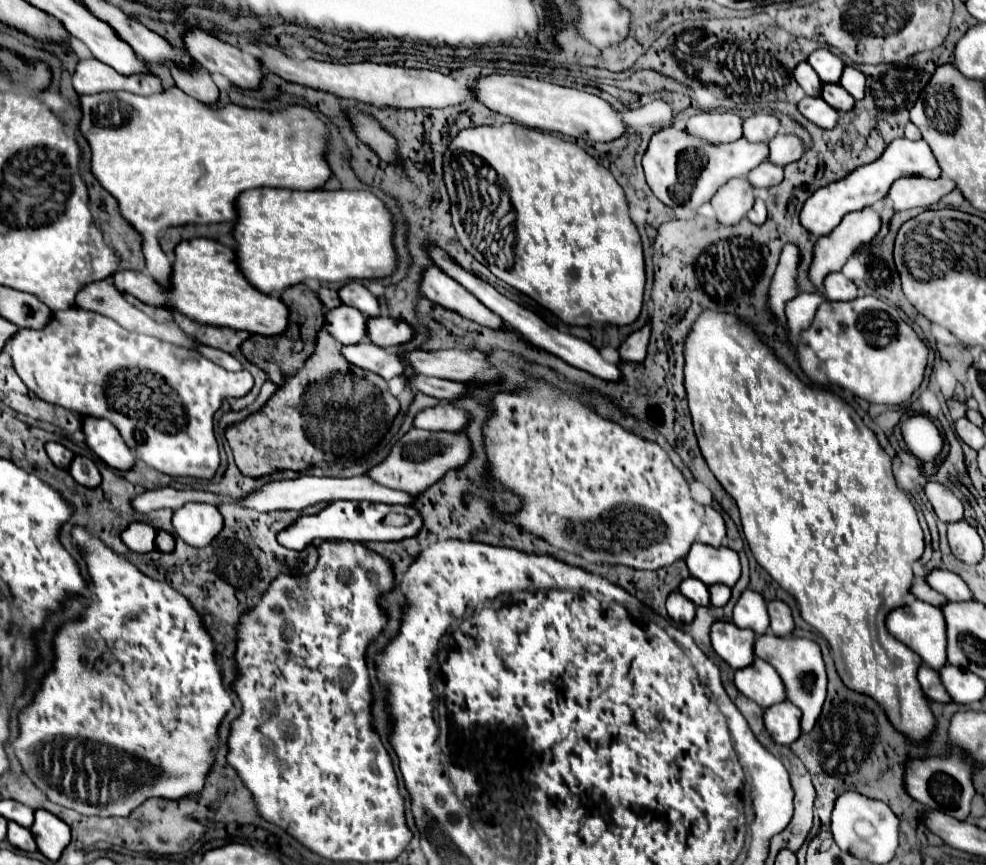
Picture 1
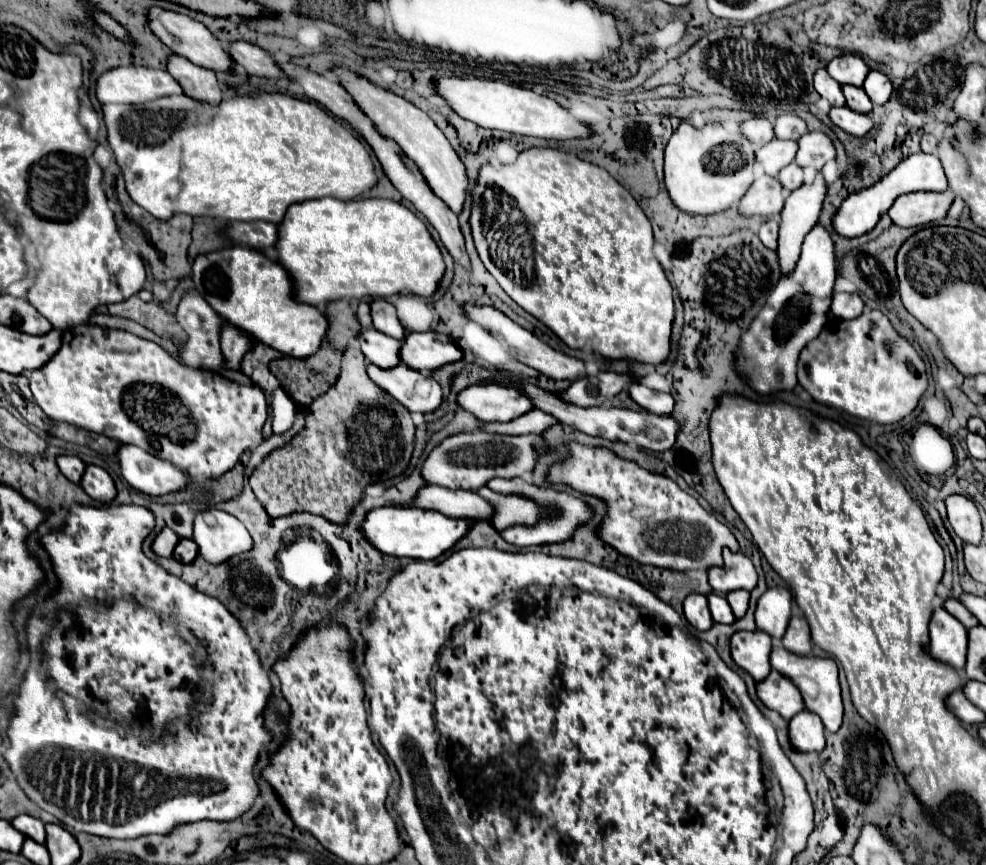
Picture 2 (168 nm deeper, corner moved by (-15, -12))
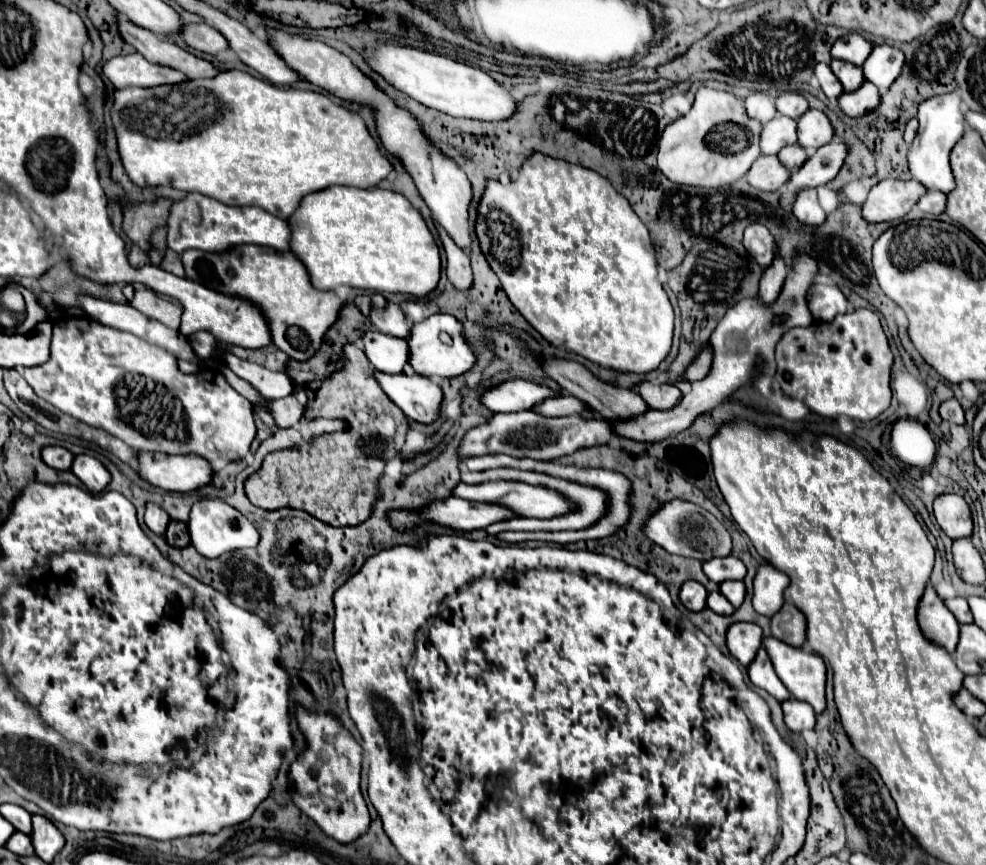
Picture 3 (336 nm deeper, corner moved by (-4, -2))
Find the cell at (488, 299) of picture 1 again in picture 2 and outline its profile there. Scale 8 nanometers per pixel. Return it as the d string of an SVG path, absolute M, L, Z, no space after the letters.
M631 384L629 396L645 410L653 414L671 414L673 410L673 398L667 392L657 392L647 388L645 384Z

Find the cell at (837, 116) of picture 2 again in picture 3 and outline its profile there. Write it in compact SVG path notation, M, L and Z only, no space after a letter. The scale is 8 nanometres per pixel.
M864 80L864 84L856 92L844 92L838 98L838 106L848 116L864 116L872 112L880 104L880 90L872 86L872 82Z

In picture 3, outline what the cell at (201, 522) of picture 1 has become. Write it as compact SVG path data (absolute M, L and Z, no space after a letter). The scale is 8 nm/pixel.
M198 500L192 506L190 520L188 520L188 532L192 538L192 544L196 550L206 558L218 558L224 552L240 550L240 548L254 548L260 542L260 534L254 528L254 524L240 514L236 508L222 500Z

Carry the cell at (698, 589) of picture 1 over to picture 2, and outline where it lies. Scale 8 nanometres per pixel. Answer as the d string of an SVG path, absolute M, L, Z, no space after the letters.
M711 592L711 594L707 594L707 602L709 602L709 610L711 610L711 616L713 616L713 622L721 622L721 624L735 622L735 616L733 616L725 596L719 596L719 594Z

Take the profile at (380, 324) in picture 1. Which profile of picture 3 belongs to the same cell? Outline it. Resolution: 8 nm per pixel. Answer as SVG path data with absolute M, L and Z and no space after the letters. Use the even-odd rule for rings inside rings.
M434 314L434 316L428 316L426 320L414 324L408 344L410 344L410 366L420 376L456 378L456 376L462 376L464 372L468 372L476 364L476 354L470 348L468 340L464 338L462 324L454 316L448 316L448 314ZM442 332L446 332L450 336L450 340L452 340L450 344L444 344L440 340Z

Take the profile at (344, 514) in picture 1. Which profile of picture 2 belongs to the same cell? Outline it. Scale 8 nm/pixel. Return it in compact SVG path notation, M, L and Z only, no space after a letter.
M383 506L383 508L371 510L365 516L359 532L371 546L375 546L383 554L407 556L407 558L415 558L415 560L435 560L445 550L449 550L459 538L465 536L469 524L471 522L465 518L447 518L447 516L443 516L439 512L431 512L431 510Z

